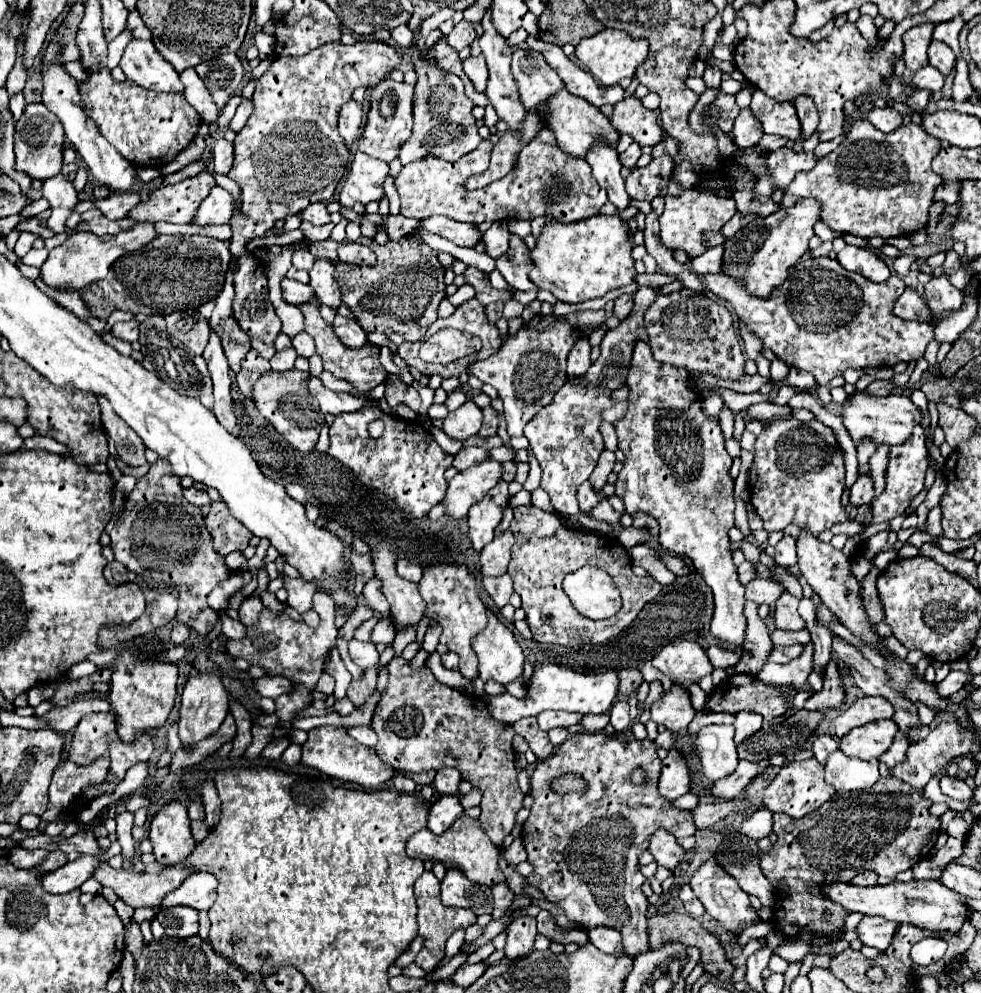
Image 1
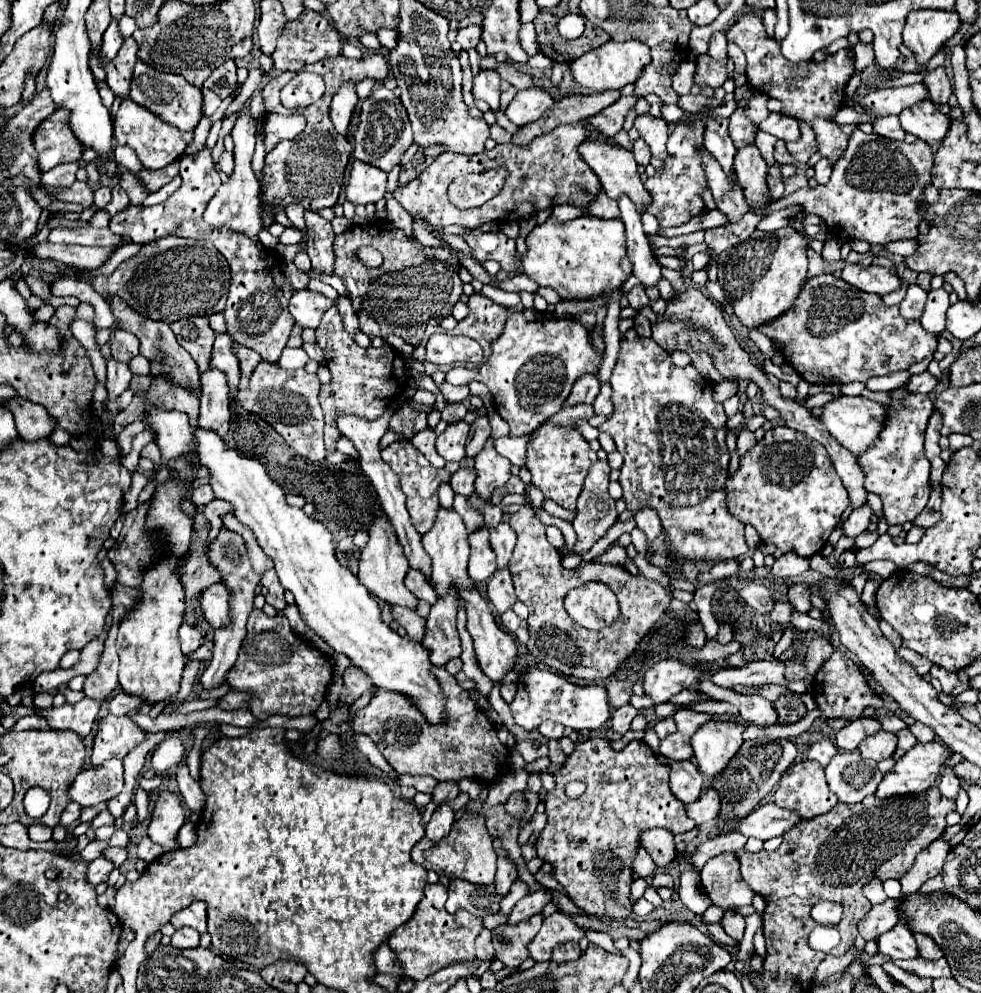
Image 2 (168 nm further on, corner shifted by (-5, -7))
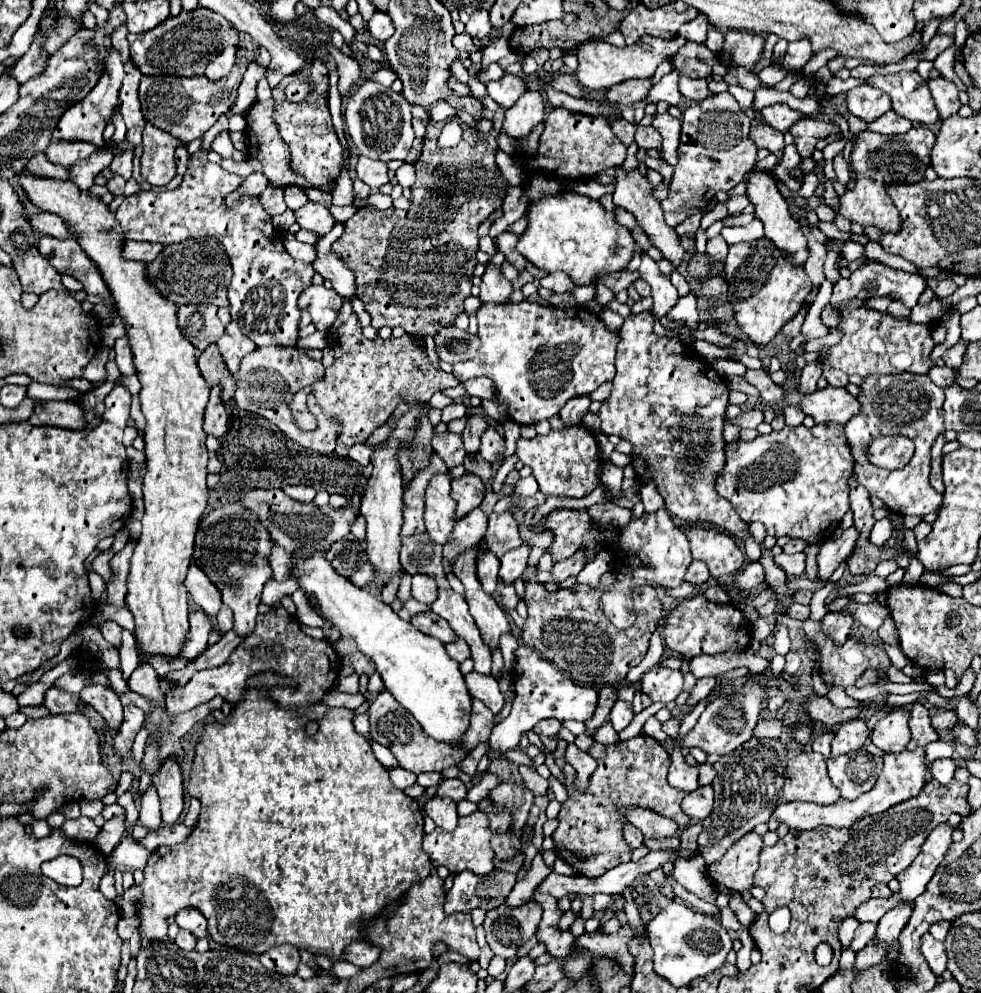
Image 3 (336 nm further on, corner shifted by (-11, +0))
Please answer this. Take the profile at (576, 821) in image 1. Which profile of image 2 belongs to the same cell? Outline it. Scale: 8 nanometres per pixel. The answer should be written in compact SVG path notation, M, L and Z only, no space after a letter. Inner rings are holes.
M588 738L586 742L576 744L576 750L568 756L566 764L554 772L554 778L556 788L554 792L548 792L544 800L548 824L536 842L538 856L554 866L552 876L568 890L570 900L580 910L596 916L628 918L632 914L632 904L628 902L632 884L632 860L636 856L640 832L662 826L670 832L682 834L696 828L696 824L684 814L684 804L668 788L668 766L660 764L656 754L644 742L634 740L622 752L614 752L606 738ZM572 780L586 782L588 786L586 794L578 800L568 800L568 796L564 794L566 782Z

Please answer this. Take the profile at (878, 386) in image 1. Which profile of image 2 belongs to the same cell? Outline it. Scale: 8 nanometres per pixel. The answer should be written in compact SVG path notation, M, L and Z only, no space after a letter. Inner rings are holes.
M928 370L918 376L912 376L910 382L906 384L906 388L910 388L912 392L922 392L922 394L930 394L936 386L938 386L938 378L932 376Z

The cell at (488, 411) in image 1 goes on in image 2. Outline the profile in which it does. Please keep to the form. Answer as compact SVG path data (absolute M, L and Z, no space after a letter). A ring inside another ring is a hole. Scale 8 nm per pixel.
M478 416L472 426L470 426L470 438L466 442L466 456L476 456L484 442L490 438L490 424L488 424L488 418L486 416Z

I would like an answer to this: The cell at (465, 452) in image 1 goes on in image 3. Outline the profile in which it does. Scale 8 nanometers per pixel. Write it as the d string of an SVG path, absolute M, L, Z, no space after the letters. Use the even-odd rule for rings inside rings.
M464 473L458 479L452 479L452 497L458 503L456 517L464 517L468 511L476 509L486 495L486 487L482 479L474 473Z

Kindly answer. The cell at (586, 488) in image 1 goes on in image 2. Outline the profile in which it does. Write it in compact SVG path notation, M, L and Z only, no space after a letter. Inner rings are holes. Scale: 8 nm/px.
M598 460L596 464L592 464L584 482L584 490L578 498L578 514L572 526L578 536L574 552L580 556L584 556L592 548L592 544L602 538L618 520L614 498L608 494L610 470L612 468L606 460Z

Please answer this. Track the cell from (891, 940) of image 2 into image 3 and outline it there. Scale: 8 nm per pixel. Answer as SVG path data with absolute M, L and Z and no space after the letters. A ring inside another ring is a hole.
M926 933L926 935L922 935L920 951L922 951L926 963L930 965L930 969L936 975L942 975L942 971L946 969L946 951L944 951L944 945L940 941L936 941L930 933Z

